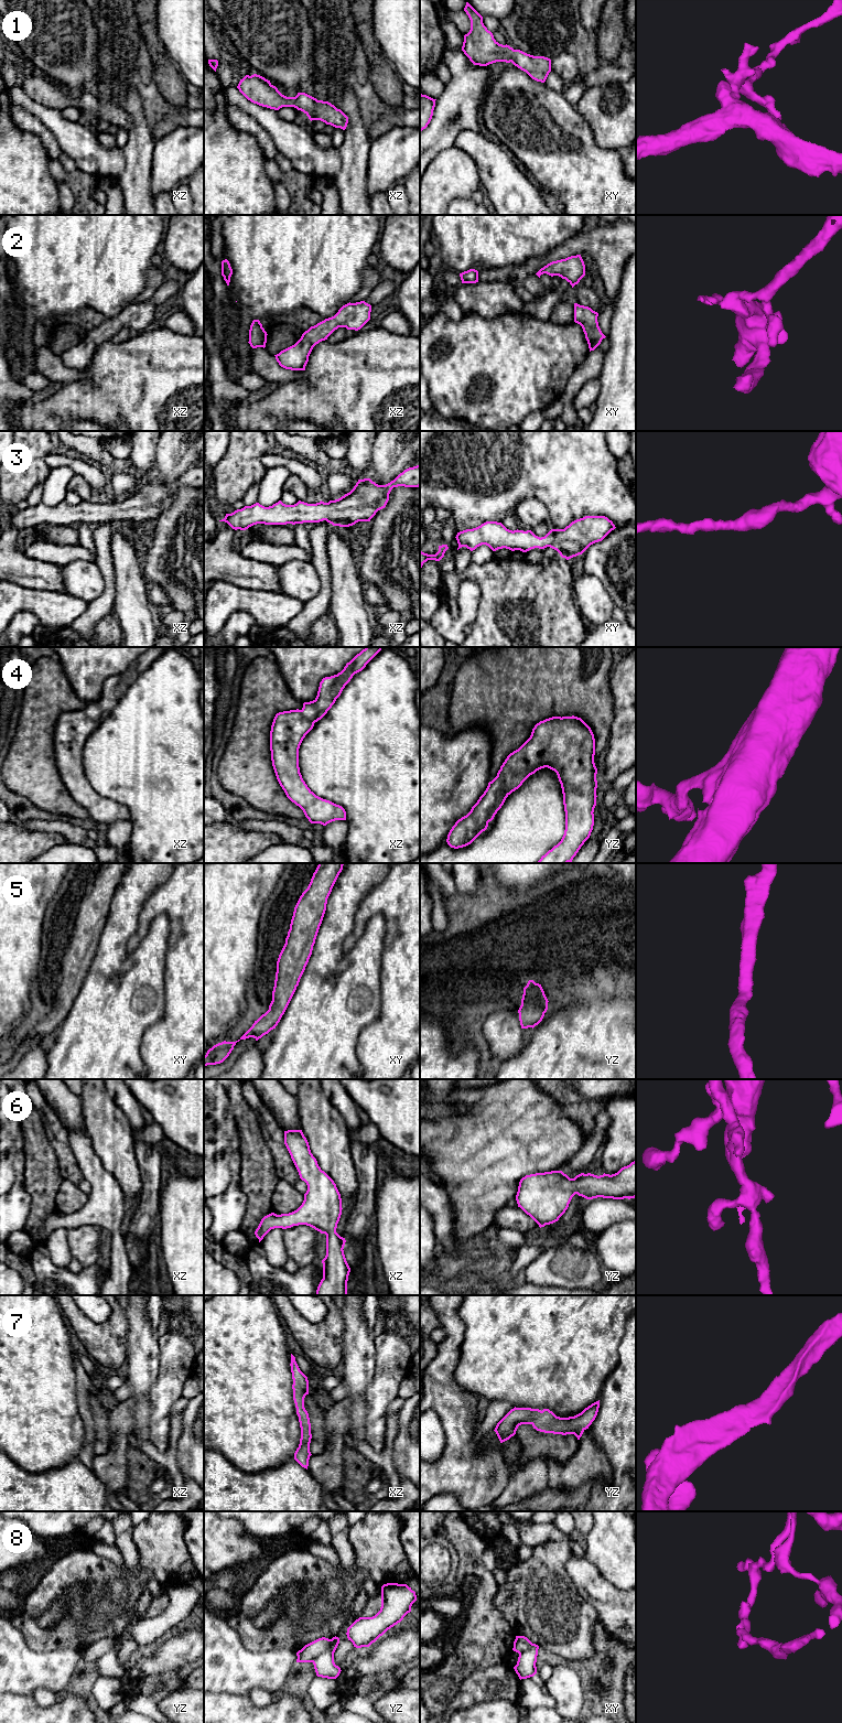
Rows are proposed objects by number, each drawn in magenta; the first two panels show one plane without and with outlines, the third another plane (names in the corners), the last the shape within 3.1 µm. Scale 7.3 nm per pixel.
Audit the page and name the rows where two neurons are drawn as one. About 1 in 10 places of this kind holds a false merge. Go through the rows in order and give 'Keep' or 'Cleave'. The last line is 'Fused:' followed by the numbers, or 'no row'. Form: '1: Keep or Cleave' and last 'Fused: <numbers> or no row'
1: Keep
2: Keep
3: Keep
4: Keep
5: Keep
6: Keep
7: Keep
8: Cleave
Fused: 8

